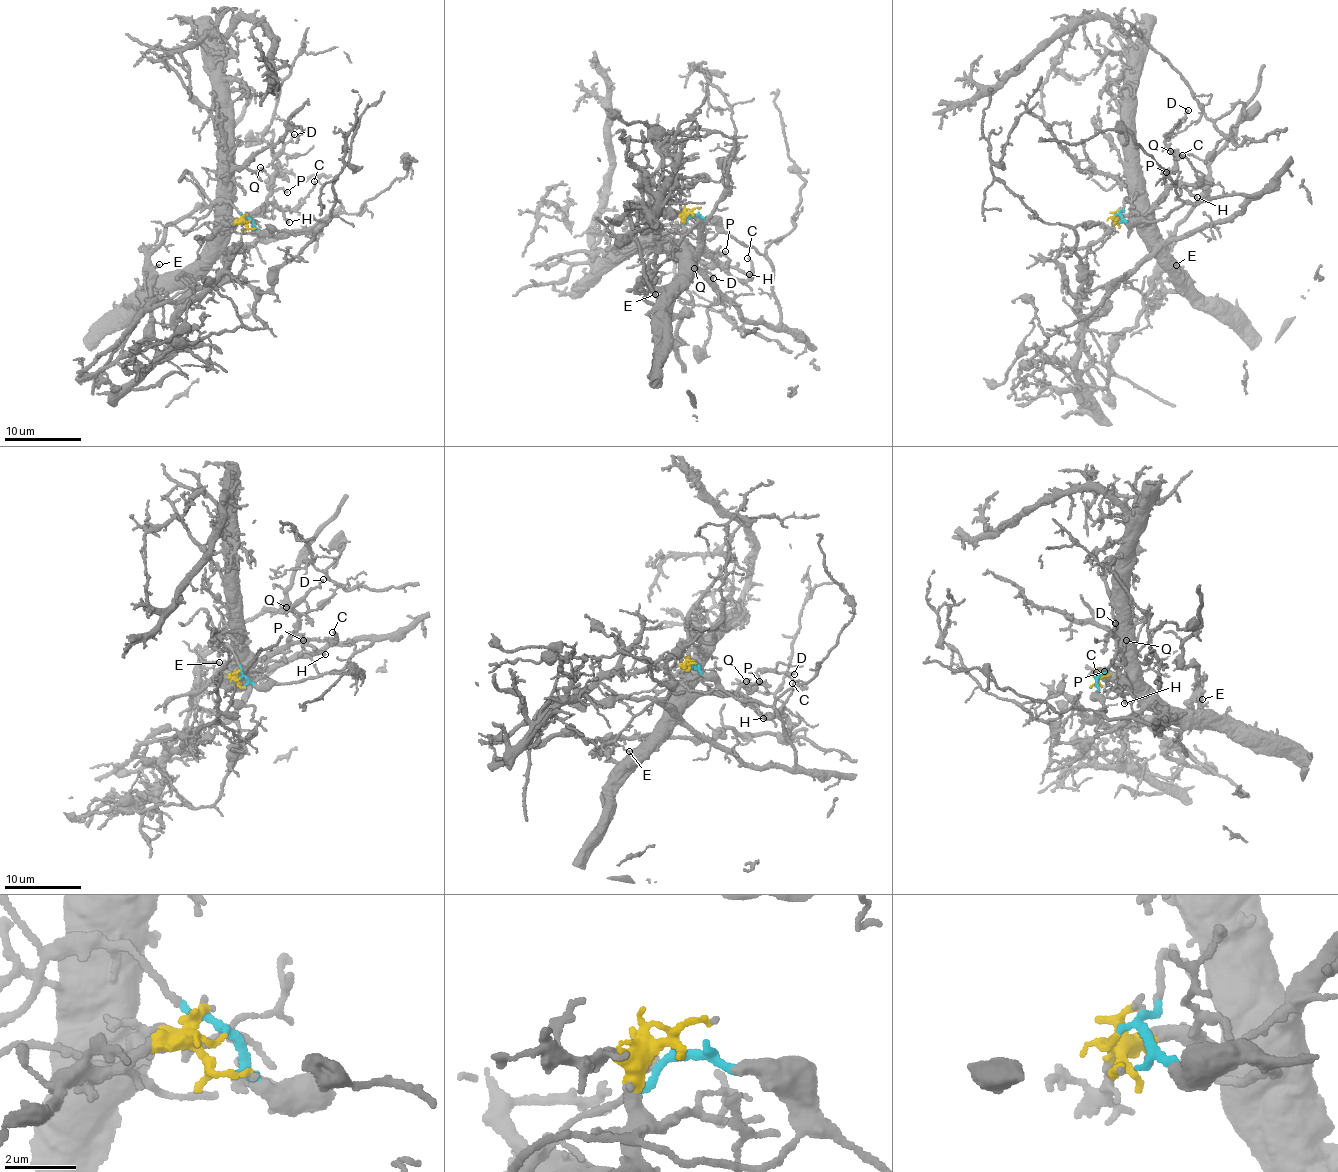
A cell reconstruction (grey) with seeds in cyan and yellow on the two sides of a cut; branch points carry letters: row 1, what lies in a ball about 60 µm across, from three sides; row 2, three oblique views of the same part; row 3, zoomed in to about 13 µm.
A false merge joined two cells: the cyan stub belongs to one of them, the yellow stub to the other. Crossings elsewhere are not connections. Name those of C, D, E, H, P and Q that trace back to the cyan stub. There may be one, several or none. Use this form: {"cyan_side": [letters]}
{"cyan_side": []}

